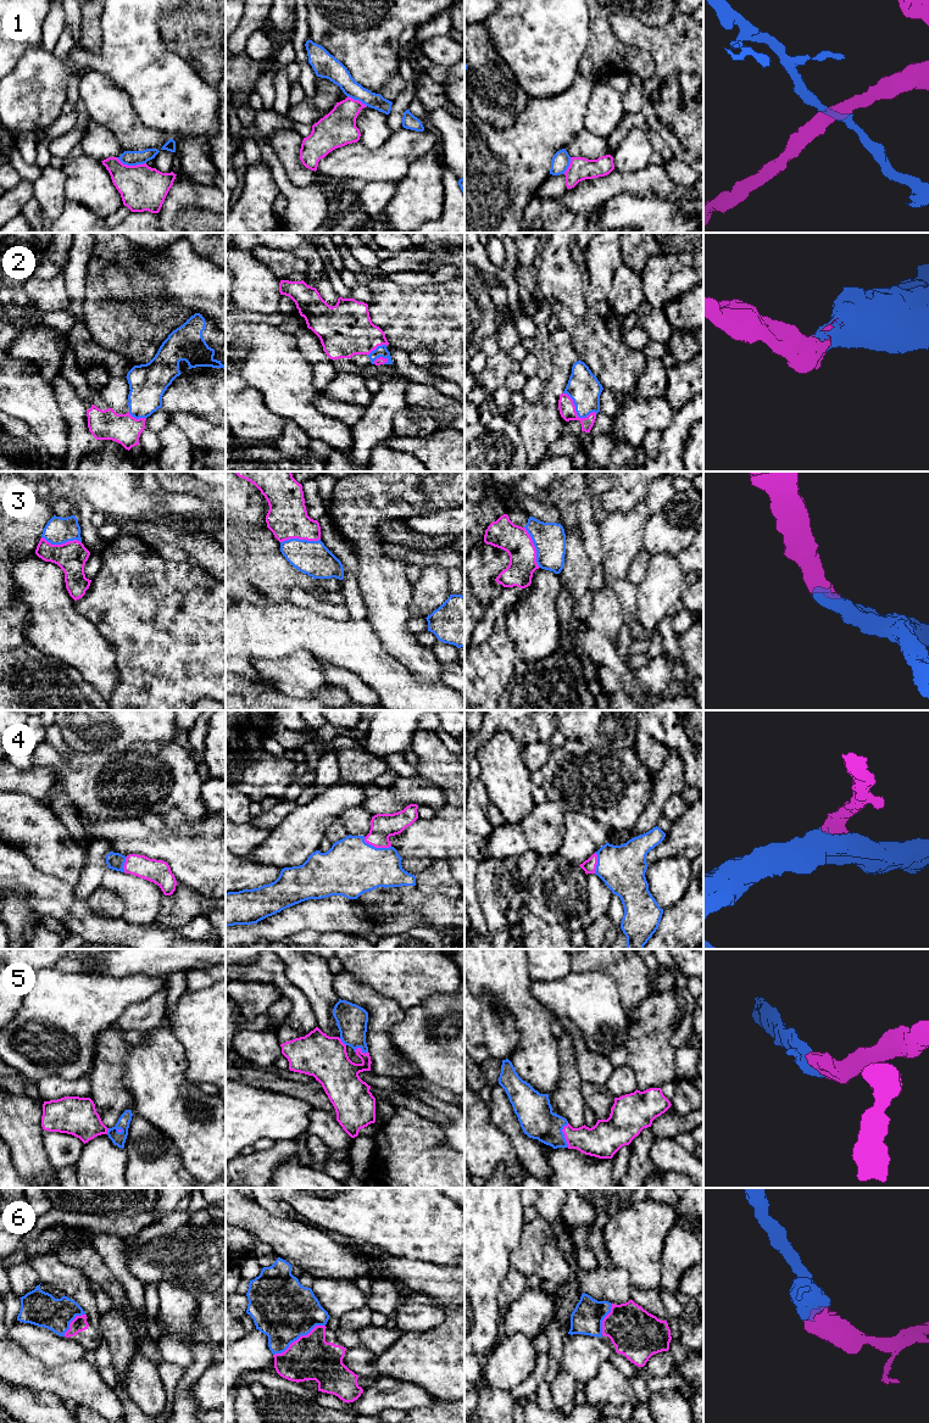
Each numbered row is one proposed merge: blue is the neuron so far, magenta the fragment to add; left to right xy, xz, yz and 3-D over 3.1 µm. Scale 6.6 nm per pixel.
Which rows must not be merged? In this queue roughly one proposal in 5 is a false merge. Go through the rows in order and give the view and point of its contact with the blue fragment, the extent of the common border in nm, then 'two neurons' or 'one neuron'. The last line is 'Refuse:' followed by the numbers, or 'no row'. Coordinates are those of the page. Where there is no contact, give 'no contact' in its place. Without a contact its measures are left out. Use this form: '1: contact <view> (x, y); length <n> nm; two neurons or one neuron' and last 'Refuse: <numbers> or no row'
1: contact xy (131, 165); length 200 nm; two neurons
2: contact yz (577, 413); length 260 nm; one neuron
3: contact yz (535, 547); length 280 nm; one neuron
4: contact xz (374, 847); length 200 nm; one neuron
5: contact yz (563, 1136); length 160 nm; one neuron
6: contact xz (299, 1337); length 400 nm; one neuron
Refuse: 1

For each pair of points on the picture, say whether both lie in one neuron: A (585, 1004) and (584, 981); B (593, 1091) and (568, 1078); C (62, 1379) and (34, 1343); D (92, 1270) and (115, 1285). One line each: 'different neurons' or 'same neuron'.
A: same neuron
B: different neurons
C: different neurons
D: same neuron

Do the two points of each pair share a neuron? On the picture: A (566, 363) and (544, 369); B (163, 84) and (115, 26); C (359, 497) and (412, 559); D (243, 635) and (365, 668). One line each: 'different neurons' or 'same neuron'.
A: different neurons
B: same neuron
C: different neurons
D: same neuron

